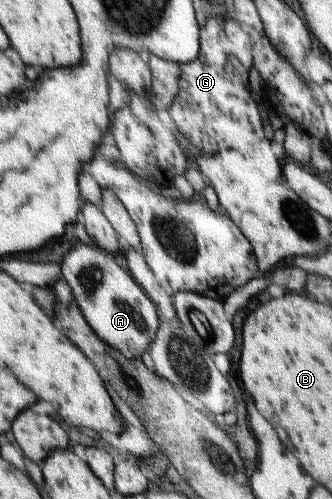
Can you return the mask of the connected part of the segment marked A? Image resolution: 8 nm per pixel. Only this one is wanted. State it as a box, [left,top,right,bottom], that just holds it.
[63,241,161,360]

